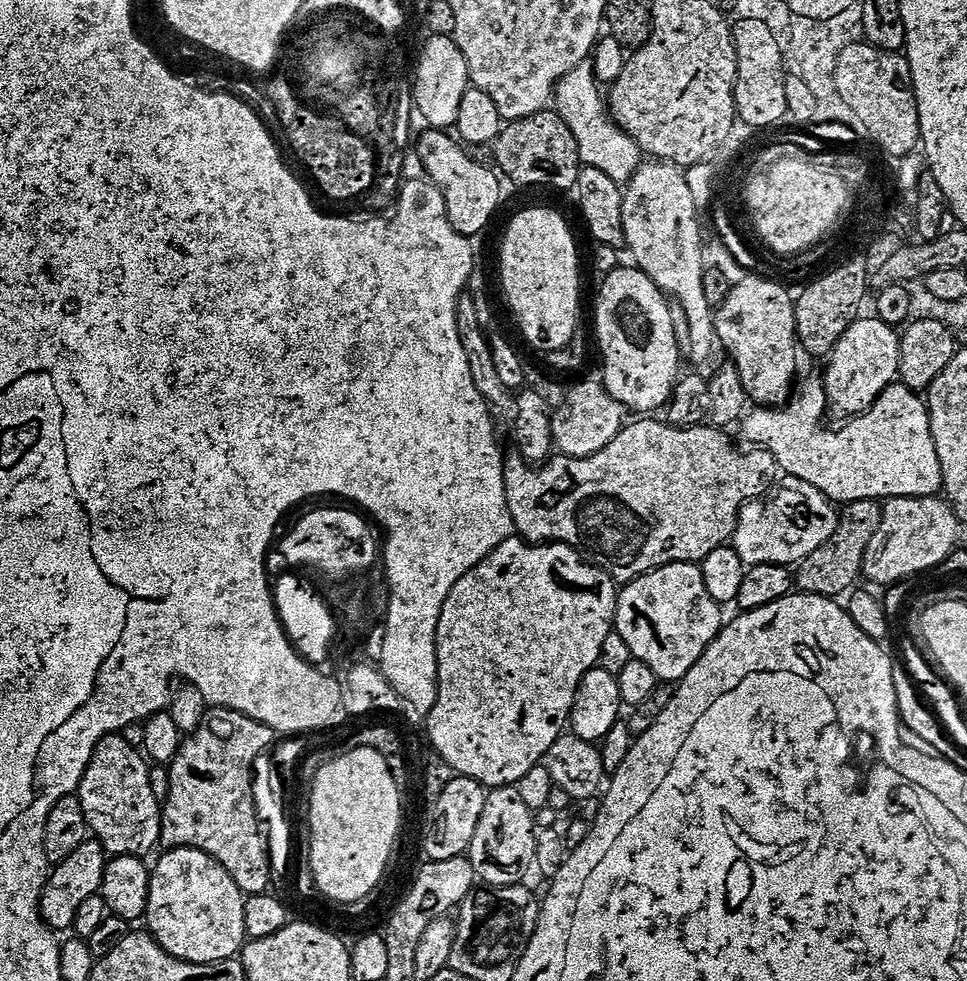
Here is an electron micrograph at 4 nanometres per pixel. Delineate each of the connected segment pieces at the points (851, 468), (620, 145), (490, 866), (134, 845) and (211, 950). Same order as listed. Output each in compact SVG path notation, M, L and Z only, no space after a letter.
M819 379L802 385L800 396L795 396L783 406L749 411L739 425L747 443L771 451L789 477L810 482L840 506L859 500L884 502L894 496L934 496L943 489L927 403L907 385L893 382L864 412L841 423L837 432L820 424L829 405Z
M584 61L567 72L556 85L554 108L573 131L581 161L589 168L597 168L610 174L616 184L627 186L640 168L642 149L638 141L624 131L610 115L609 101L600 90L602 84L596 79L591 61Z
M516 786L493 788L489 791L486 809L478 822L468 857L477 877L485 884L496 887L499 884L515 884L536 859L538 825L532 821L533 809L526 806Z
M109 734L100 739L100 745L94 750L86 774L82 778L78 795L91 835L104 845L104 851L112 856L147 857L152 847L160 844L160 826L162 823L162 800L156 797L156 788L152 785L152 772L149 761L143 751L127 740L124 734Z
M181 846L167 849L163 854L165 856L157 862L156 868L154 864L154 867L151 869L152 881L150 882L150 890L148 891L148 911L146 913L146 921L148 920L148 925L146 925L147 931L159 942L160 947L165 948L174 958L185 960L191 964L217 964L220 960L233 959L246 943L246 933L244 930L245 893L241 892L240 887L237 886L234 878L224 869L223 865L211 853L204 852L201 848Z

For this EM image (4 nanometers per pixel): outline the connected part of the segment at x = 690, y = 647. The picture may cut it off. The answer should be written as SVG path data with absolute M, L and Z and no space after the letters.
M670 563L629 581L619 591L614 630L628 644L633 659L650 666L657 681L677 684L720 633L726 620L722 612L706 589L699 563Z

